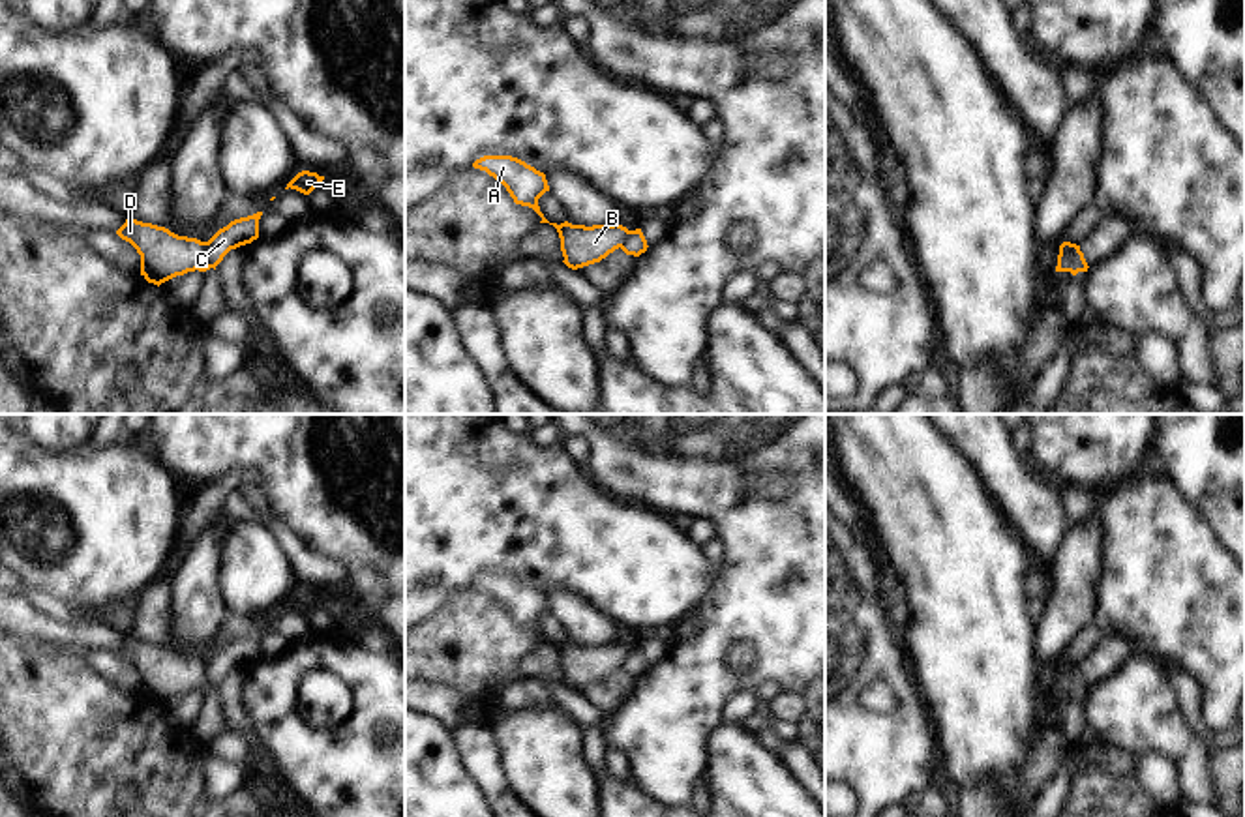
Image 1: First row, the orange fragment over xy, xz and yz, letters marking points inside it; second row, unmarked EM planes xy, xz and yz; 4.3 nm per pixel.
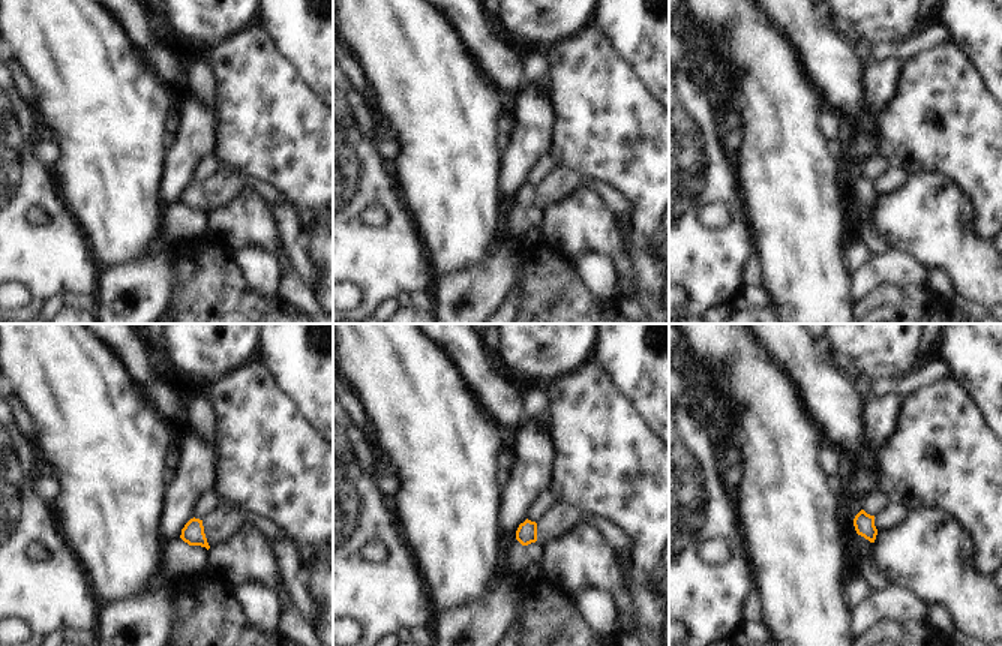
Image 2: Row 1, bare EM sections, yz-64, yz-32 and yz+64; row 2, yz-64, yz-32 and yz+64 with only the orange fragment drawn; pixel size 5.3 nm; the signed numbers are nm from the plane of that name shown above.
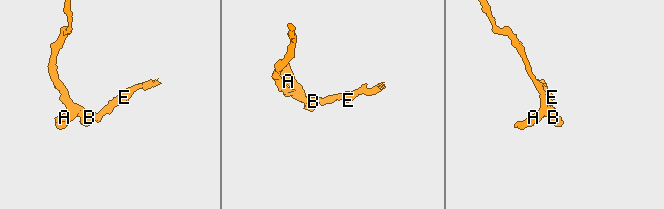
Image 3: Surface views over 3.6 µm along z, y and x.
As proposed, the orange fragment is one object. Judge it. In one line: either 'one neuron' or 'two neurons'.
two neurons

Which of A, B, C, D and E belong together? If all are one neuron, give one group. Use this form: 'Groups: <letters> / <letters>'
Groups: A B D / C E.

